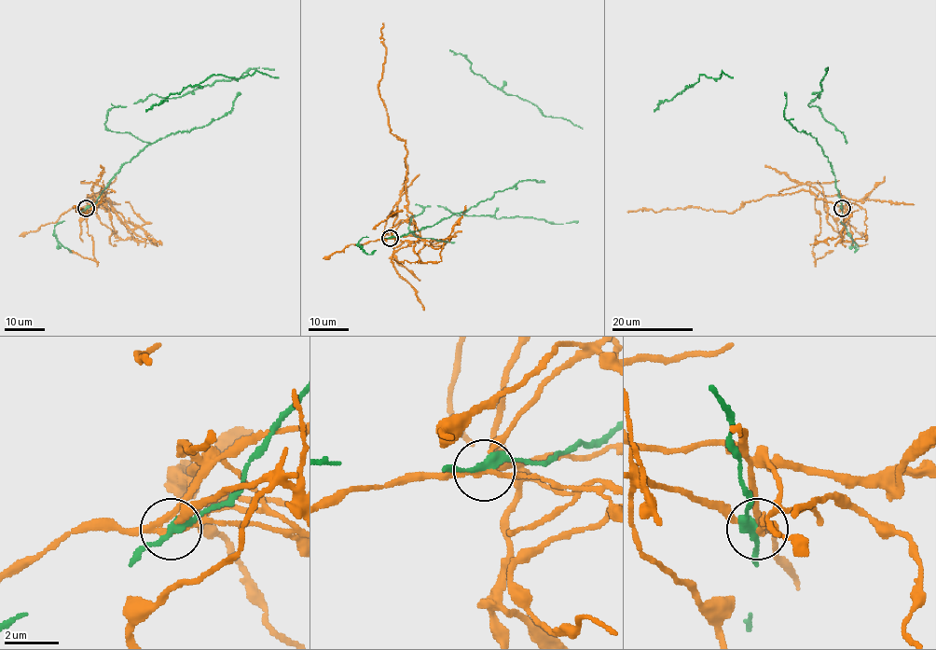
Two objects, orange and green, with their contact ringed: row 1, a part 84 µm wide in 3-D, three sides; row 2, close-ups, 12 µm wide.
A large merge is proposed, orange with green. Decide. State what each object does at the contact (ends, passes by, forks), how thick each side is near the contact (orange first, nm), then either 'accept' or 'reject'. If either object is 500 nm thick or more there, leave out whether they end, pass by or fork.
orange forks; green passes by; calibres 180 and 300 nm; reject

